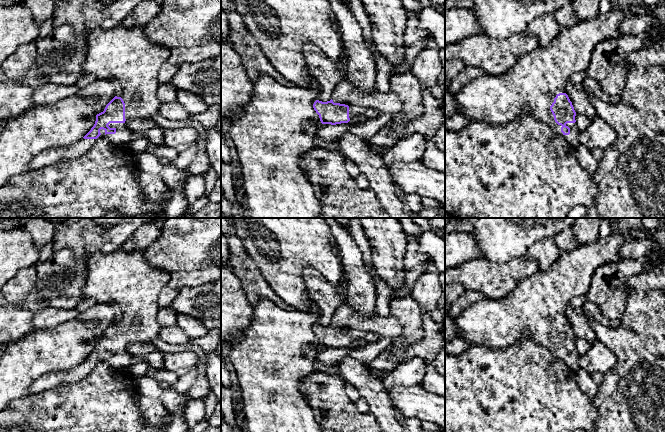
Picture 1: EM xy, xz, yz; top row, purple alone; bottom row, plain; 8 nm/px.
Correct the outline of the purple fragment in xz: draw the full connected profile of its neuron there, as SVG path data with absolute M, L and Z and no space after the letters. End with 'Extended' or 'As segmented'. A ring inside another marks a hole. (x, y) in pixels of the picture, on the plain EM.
M347 298L335 312L332 323L327 326L316 324L313 332L322 348L331 349L348 347L368 333L375 333L379 338L394 338L403 334L400 323L394 317L384 318L376 314L365 317L351 308Z. Extended

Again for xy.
M118 248L110 253L96 251L87 261L87 274L82 287L85 298L94 299L118 306L122 312L122 319L115 320L105 331L104 335L96 339L96 345L91 354L77 367L68 371L51 372L42 375L33 382L29 395L35 395L60 385L76 383L90 375L99 361L106 361L114 369L124 369L130 365L132 355L126 346L129 343L149 342L159 338L160 325L156 315L160 306L158 298L161 289L168 284L168 272L154 268L144 257L144 250L128 252Z. Extended

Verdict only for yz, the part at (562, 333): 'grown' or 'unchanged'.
grown

